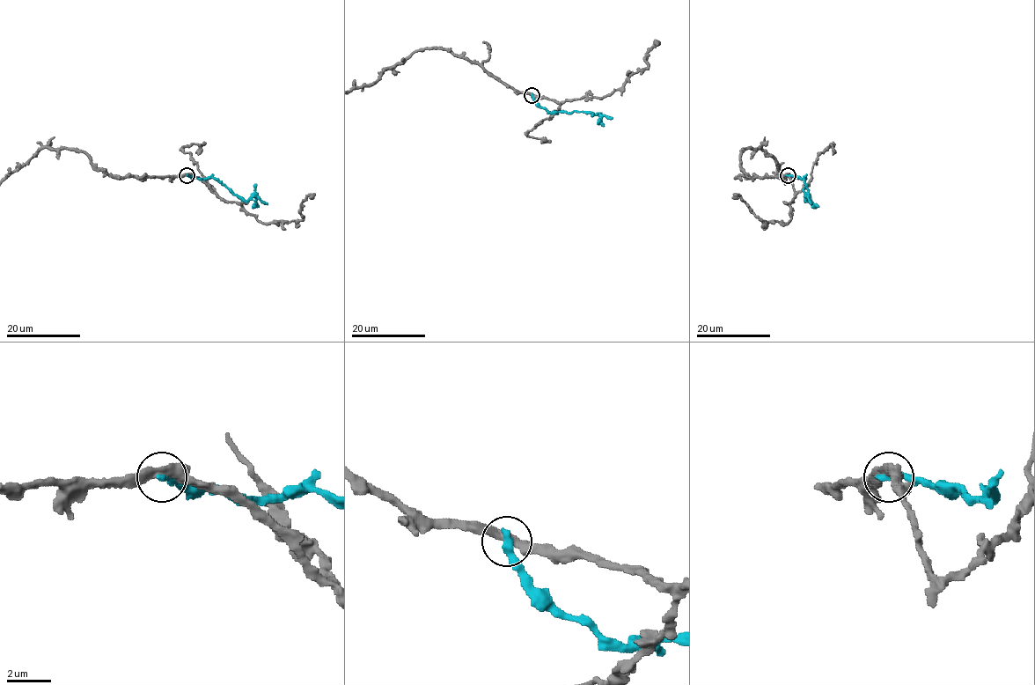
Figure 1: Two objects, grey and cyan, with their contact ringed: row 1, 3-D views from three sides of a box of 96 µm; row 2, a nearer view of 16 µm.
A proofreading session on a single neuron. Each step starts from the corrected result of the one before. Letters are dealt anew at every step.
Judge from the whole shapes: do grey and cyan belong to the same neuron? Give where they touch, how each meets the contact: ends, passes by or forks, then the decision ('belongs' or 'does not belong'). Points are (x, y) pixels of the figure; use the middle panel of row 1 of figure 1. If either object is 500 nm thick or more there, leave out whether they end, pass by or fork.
at (532, 95); grey passes by; cyan ends there; does not belong

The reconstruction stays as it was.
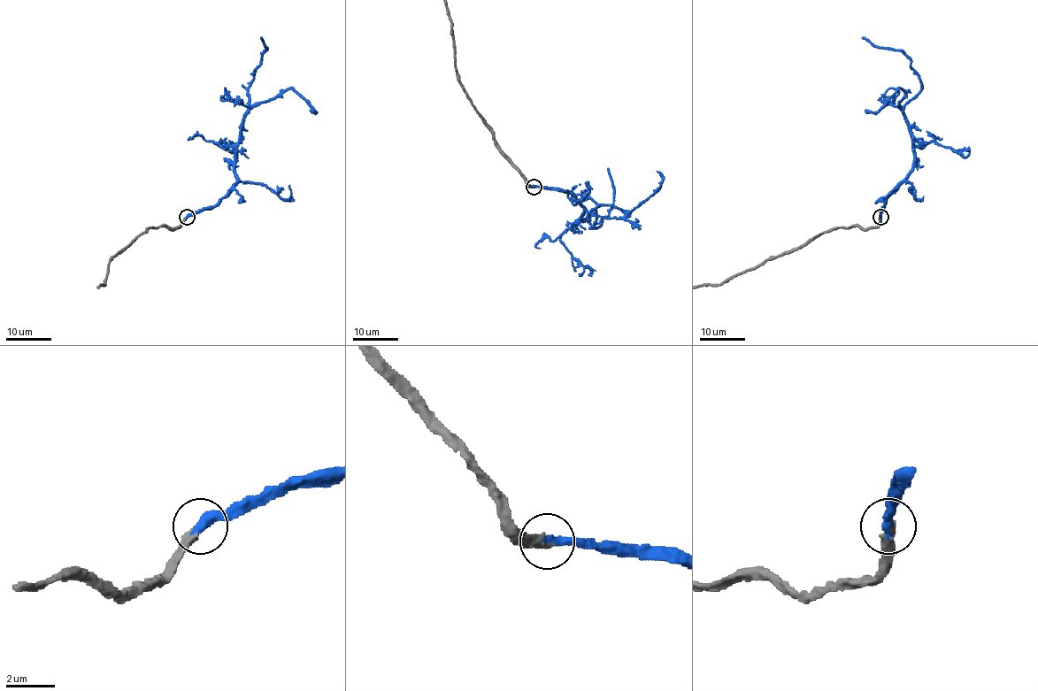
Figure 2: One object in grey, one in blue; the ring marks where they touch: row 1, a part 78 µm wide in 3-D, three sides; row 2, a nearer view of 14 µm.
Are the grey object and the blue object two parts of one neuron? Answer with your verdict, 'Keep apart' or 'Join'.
Join

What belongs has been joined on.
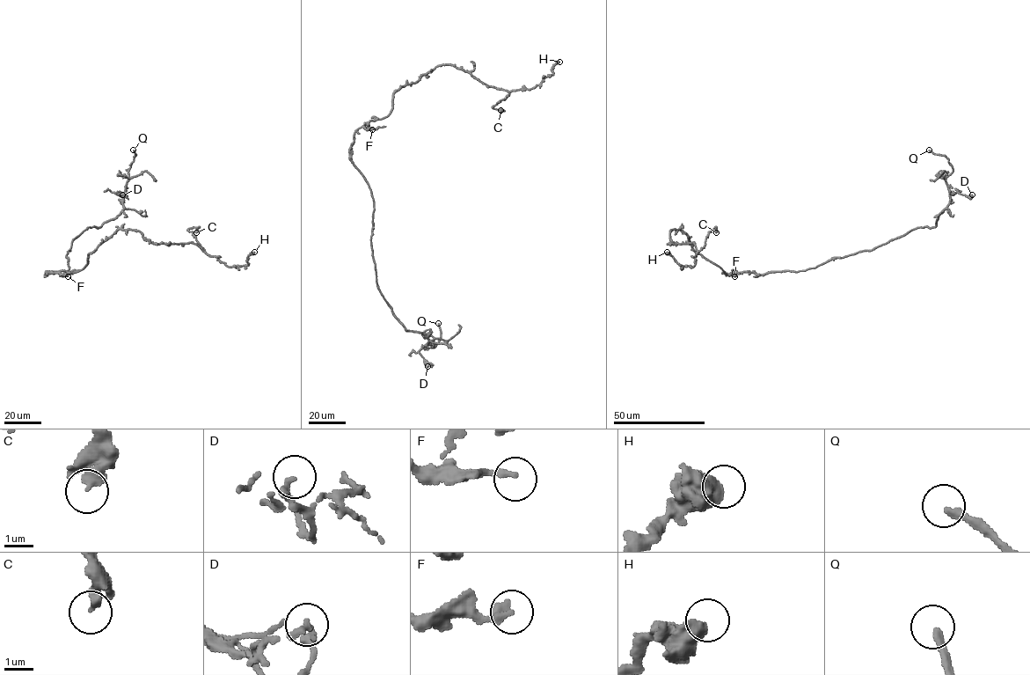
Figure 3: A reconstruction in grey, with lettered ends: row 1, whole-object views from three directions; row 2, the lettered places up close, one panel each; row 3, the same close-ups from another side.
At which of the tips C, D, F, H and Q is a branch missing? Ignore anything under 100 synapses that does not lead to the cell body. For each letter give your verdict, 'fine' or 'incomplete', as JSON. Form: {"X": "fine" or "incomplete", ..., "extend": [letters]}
{"C": "fine", "D": "fine", "F": "fine", "H": "fine", "Q": "incomplete", "extend": ["Q"]}

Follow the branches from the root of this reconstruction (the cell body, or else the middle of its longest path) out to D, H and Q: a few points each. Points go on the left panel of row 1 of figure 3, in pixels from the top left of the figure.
D: (46, 275), (69, 269), (71, 241), (88, 227), (113, 219), (123, 209), (123, 195), (114, 192), (122, 194)
H: (46, 275), (81, 270), (119, 229), (157, 244), (196, 244), (229, 267), (247, 265), (254, 252)
Q: (46, 275), (68, 270), (71, 241), (88, 227), (99, 227), (113, 219), (123, 209), (133, 150)

